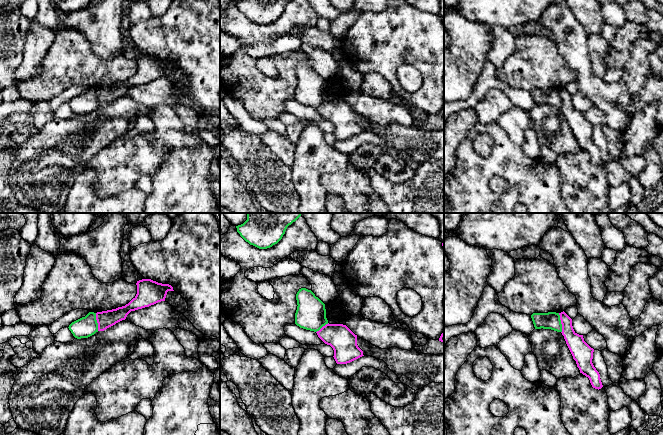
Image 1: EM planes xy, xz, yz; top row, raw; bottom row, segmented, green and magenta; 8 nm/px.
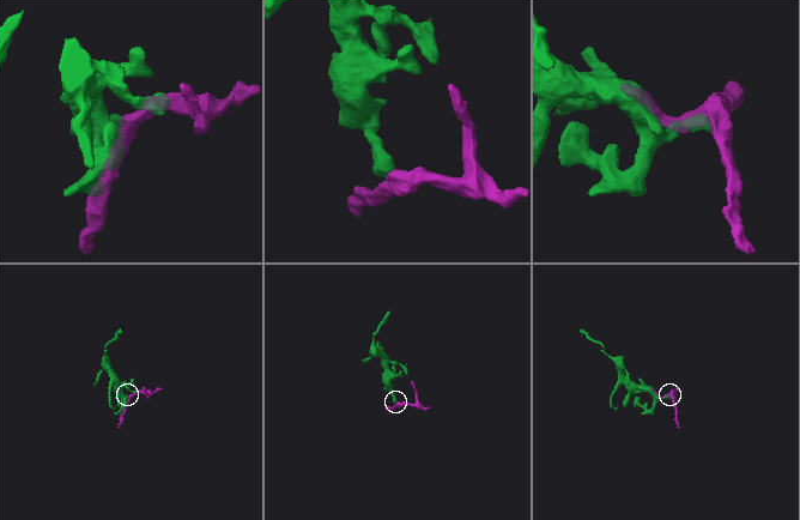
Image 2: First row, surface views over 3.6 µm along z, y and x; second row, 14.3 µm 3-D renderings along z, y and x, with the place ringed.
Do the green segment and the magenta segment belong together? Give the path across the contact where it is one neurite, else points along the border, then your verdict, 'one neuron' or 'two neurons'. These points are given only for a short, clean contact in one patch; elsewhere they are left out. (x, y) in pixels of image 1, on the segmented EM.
along yz (558, 313), (561, 332) | two neurons

